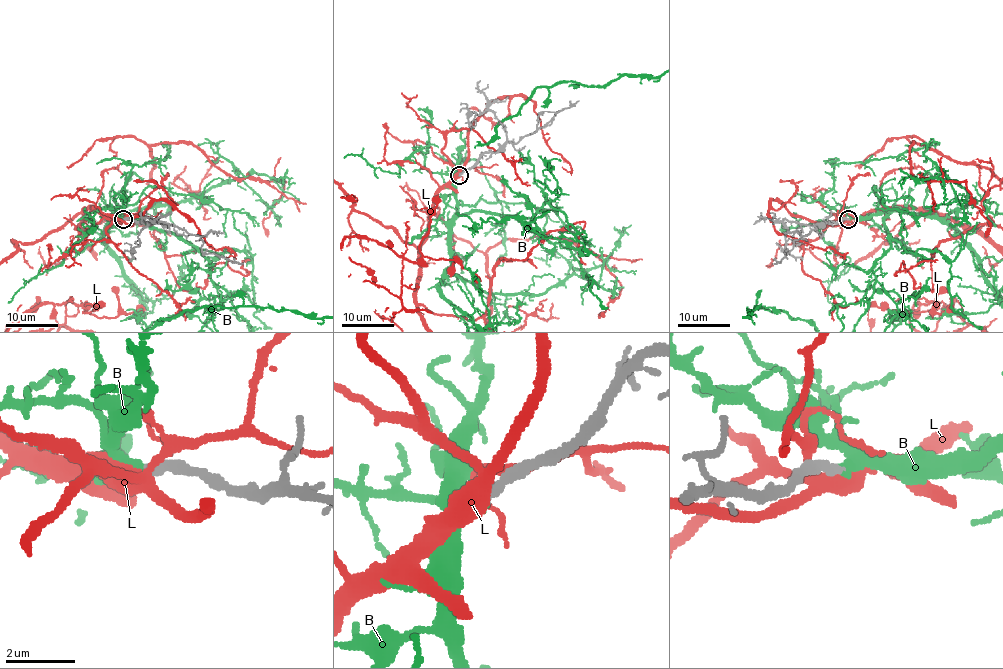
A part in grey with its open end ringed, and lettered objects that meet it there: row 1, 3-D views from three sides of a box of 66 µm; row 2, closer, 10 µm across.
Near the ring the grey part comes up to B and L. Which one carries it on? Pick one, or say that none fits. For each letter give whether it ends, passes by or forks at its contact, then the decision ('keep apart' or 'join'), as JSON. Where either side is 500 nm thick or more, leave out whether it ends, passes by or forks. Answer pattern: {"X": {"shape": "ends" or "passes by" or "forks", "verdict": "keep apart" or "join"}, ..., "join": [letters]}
{"B": {"shape": "ends", "verdict": "join"}, "L": {"shape": "forks", "verdict": "keep apart"}, "join": ["B"]}

